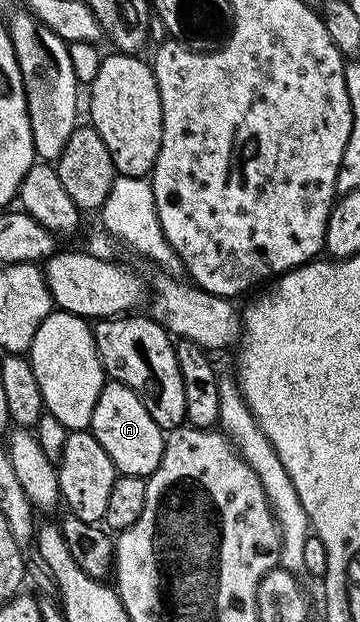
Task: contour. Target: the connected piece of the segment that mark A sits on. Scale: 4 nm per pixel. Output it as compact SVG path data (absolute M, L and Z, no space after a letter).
M105 381L98 404L94 404L90 429L120 474L147 478L158 468L164 451L165 431L154 424L150 412L146 412L146 404L142 404L142 400L126 384Z

